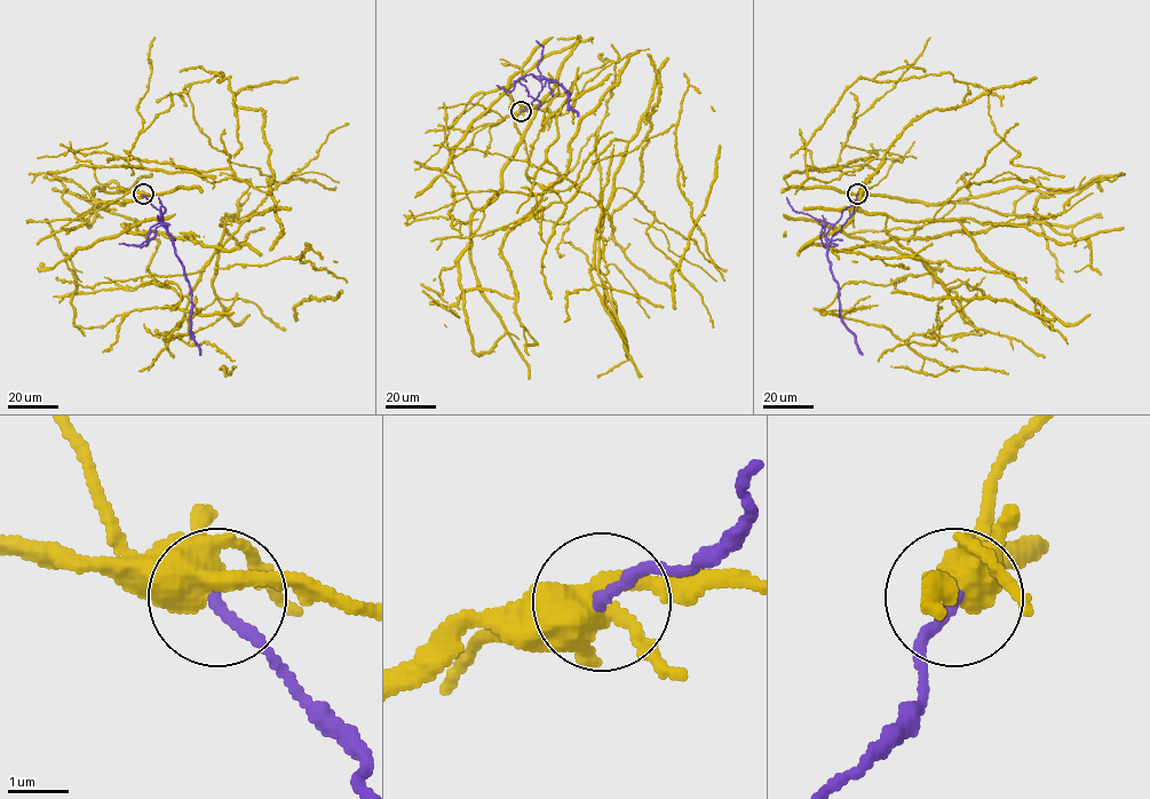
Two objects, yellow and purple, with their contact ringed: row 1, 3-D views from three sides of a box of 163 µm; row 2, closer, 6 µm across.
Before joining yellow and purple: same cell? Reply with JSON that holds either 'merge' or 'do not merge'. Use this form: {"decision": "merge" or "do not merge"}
{"decision": "do not merge"}

